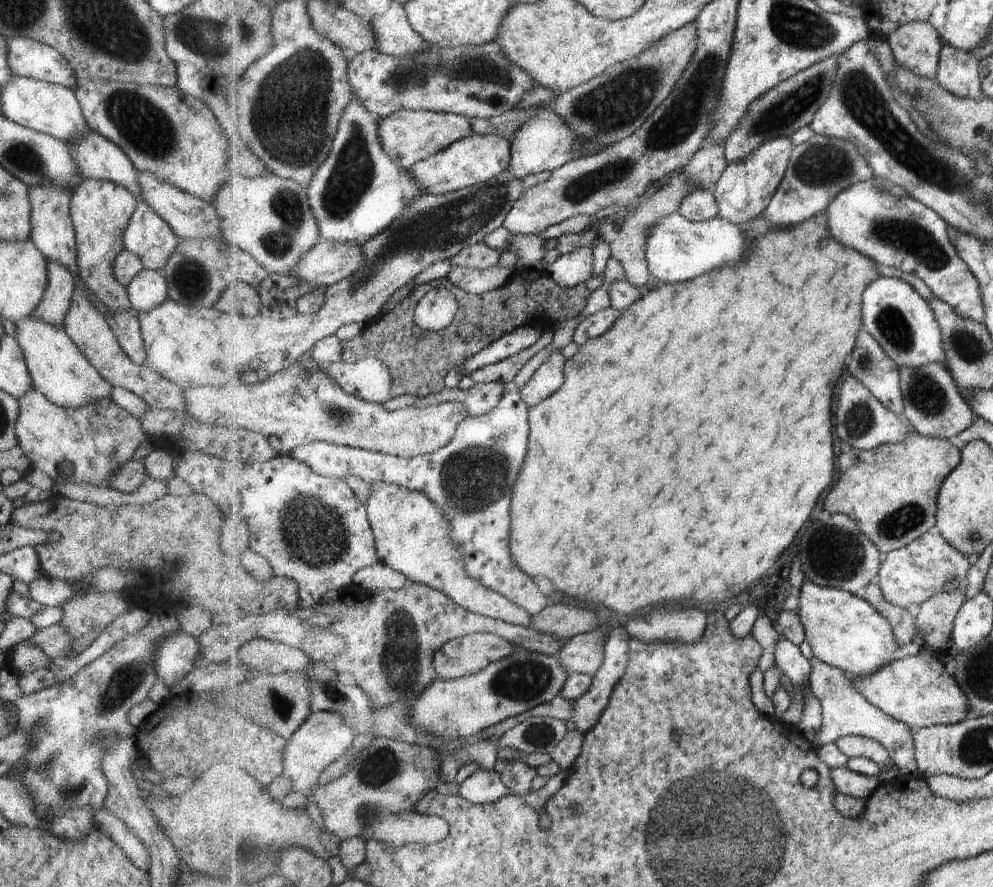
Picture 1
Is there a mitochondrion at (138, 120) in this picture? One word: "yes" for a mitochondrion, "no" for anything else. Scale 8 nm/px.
yes

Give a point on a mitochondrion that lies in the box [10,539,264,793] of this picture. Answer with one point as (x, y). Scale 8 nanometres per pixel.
(128, 677)

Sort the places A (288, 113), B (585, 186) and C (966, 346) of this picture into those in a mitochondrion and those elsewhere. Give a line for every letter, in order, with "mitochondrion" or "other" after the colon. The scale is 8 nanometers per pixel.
A: mitochondrion
B: mitochondrion
C: mitochondrion

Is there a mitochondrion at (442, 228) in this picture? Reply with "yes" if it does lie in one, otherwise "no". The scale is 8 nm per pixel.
yes

